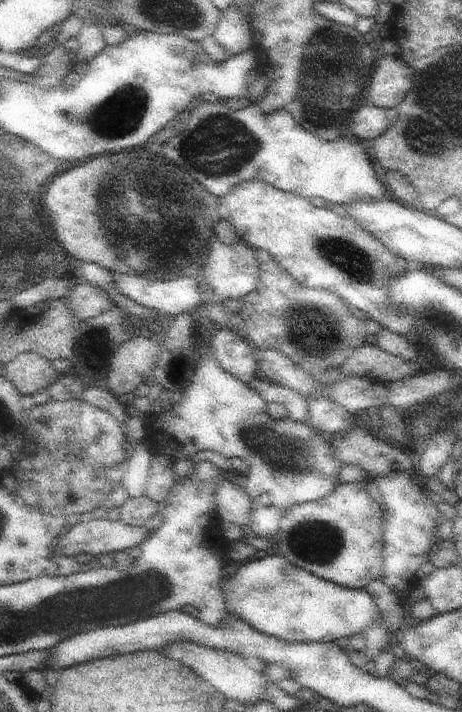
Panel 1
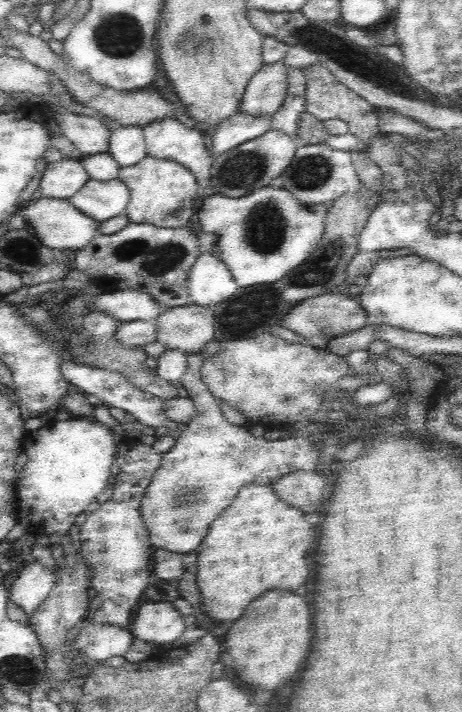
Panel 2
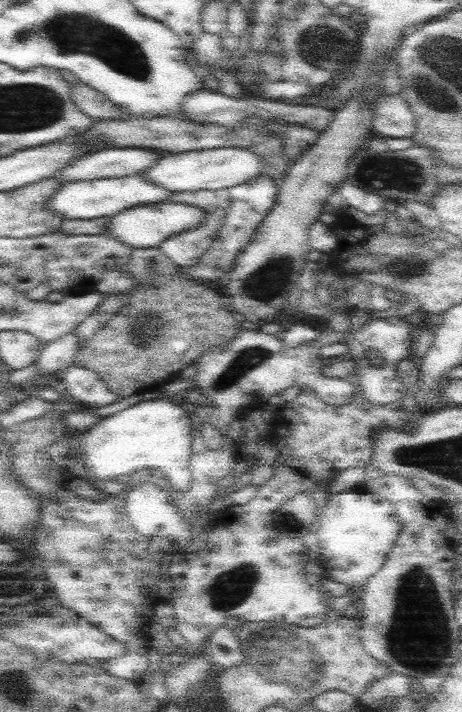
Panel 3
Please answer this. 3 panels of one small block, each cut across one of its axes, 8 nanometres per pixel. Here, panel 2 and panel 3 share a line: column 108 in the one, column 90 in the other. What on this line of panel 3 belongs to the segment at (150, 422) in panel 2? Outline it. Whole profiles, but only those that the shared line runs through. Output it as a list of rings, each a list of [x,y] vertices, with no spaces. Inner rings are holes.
[[[70,365],[62,377],[68,394],[90,408],[103,407],[120,399],[101,376],[89,368]]]

